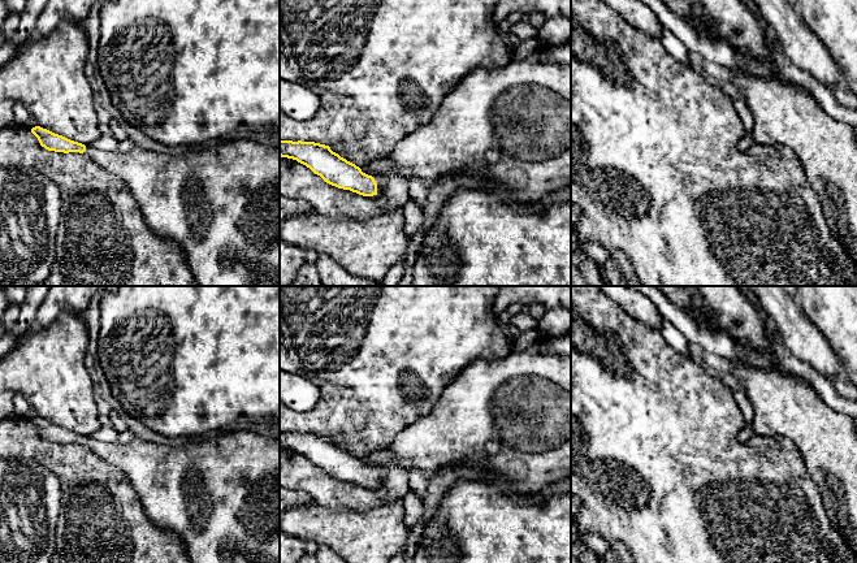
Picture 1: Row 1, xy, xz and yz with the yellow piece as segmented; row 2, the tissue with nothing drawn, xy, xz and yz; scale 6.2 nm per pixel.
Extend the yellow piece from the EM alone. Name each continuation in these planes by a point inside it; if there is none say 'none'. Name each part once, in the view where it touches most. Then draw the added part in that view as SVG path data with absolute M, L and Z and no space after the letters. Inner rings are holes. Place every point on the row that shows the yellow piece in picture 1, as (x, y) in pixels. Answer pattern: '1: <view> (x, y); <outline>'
1: xz (513, 124); M571 36L560 44L544 47L521 61L511 61L505 66L493 69L480 68L466 75L445 98L433 120L428 125L402 138L389 159L393 161L393 166L373 176L377 183L377 195L381 200L390 199L390 194L384 183L386 174L399 174L408 182L416 177L423 181L427 189L440 177L450 174L475 176L486 181L495 181L498 183L497 190L510 191L518 205L524 205L531 209L547 194L571 186Z

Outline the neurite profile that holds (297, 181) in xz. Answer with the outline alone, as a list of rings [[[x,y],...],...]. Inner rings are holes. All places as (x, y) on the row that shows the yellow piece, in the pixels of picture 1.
[[[293,159],[280,164],[280,194],[303,199],[316,212],[332,218],[363,220],[380,213],[385,207],[378,195],[363,196],[332,186]]]

